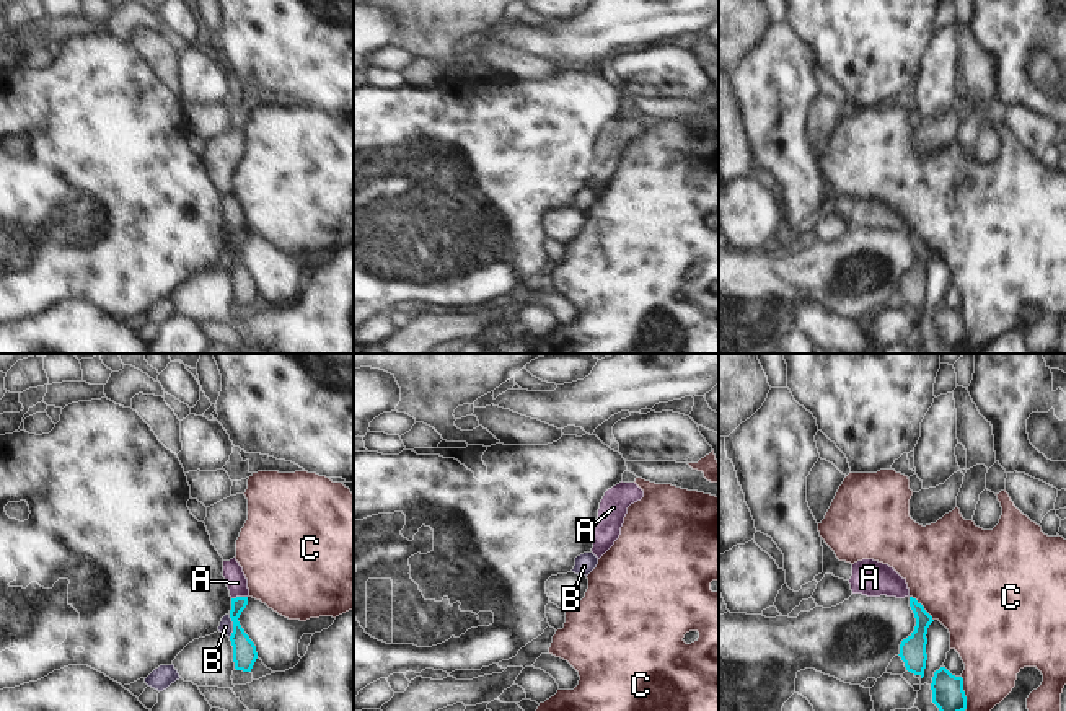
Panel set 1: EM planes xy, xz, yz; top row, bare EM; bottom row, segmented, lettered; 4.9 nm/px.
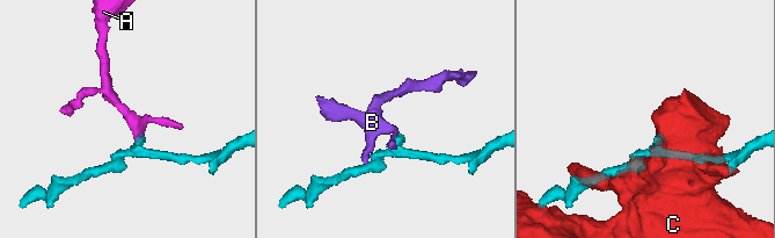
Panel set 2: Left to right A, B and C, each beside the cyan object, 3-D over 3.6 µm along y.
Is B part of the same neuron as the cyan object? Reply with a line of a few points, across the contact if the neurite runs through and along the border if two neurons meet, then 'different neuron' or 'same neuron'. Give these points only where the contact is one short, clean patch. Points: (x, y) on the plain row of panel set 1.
line xy (229, 250), (232, 256), (230, 271); different neuron

